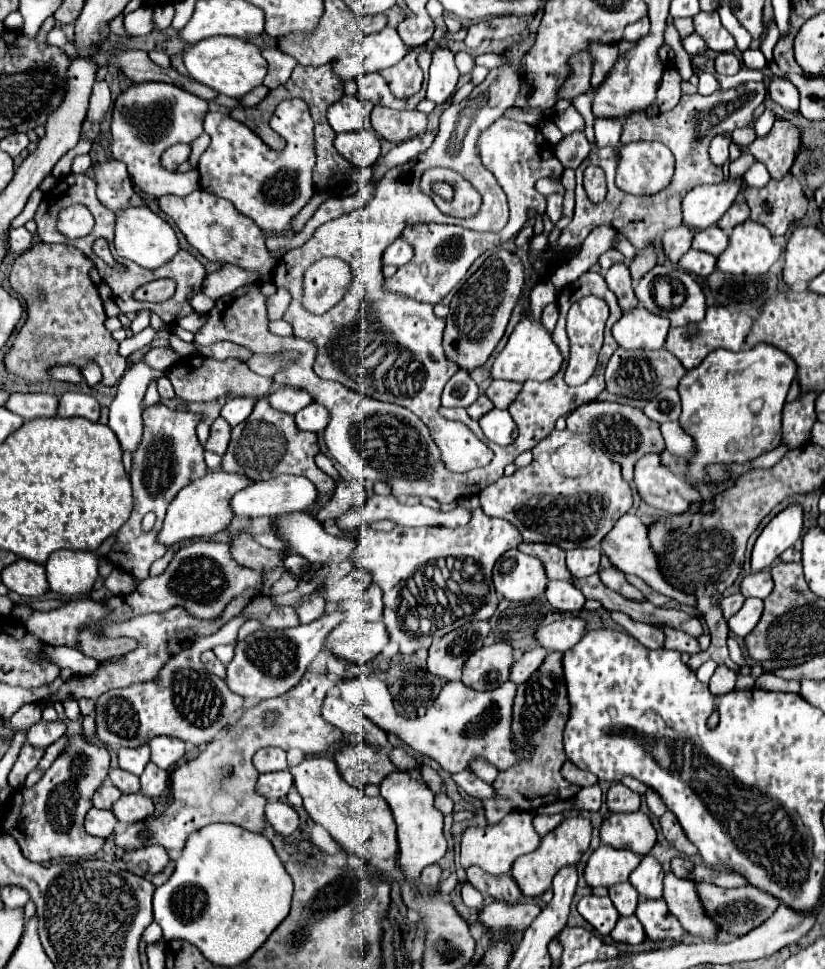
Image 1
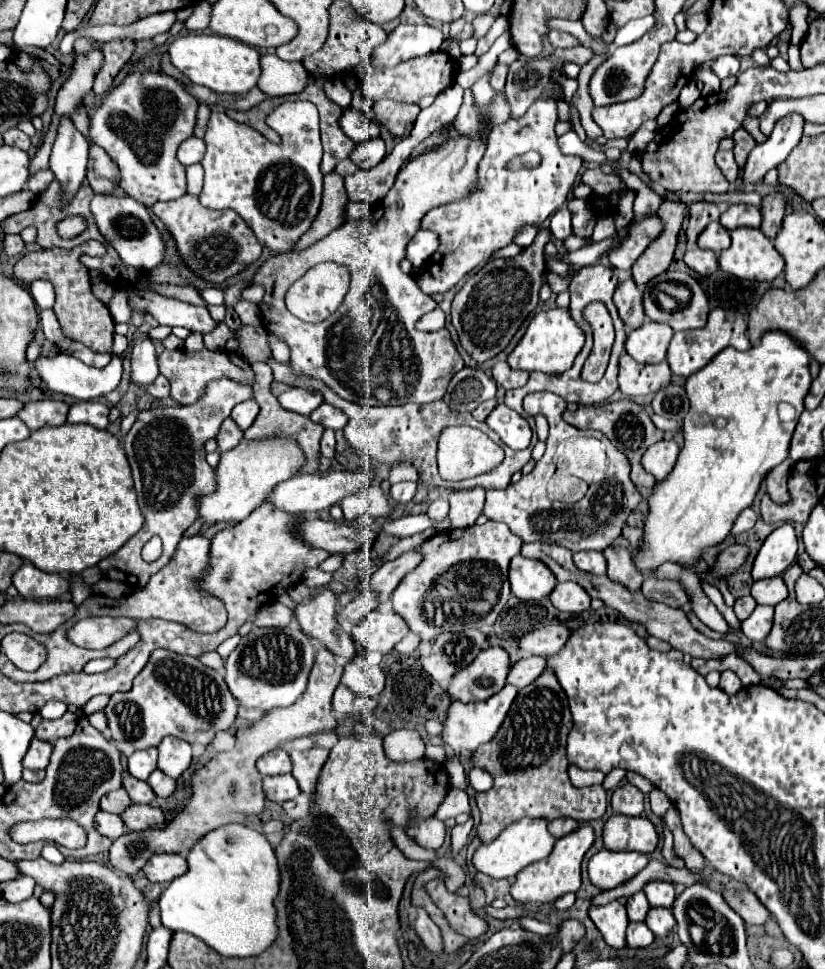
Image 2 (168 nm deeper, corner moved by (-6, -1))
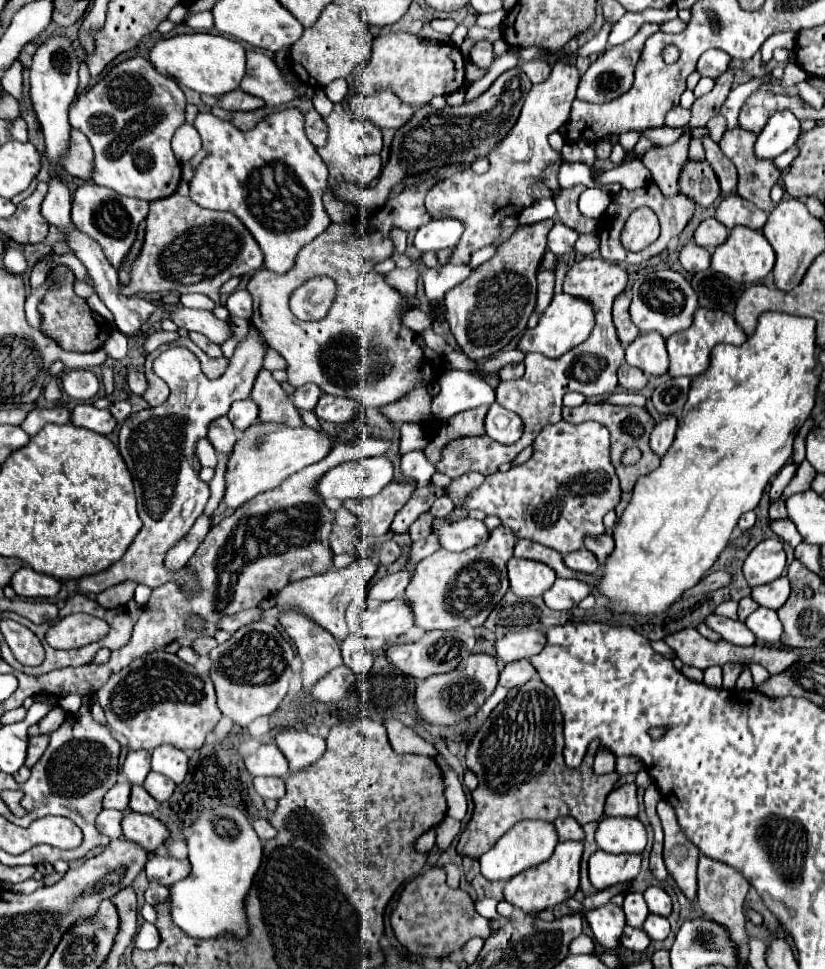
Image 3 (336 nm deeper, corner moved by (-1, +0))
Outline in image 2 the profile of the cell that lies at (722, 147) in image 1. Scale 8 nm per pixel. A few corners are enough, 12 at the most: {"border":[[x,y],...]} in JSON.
{"border":[[718,150],[716,164],[730,184],[738,180],[740,168],[732,152]]}

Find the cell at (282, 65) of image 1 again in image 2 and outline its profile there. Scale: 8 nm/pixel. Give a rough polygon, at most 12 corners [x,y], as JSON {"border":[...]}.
{"border":[[260,56],[258,88],[268,96],[304,90],[302,62]]}

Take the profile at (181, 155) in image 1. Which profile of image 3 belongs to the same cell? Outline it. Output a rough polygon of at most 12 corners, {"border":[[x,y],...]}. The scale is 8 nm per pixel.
{"border":[[189,123],[173,135],[173,153],[181,163],[201,151],[201,137]]}

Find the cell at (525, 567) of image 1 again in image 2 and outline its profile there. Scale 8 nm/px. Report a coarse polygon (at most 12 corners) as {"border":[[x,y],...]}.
{"border":[[538,560],[510,562],[510,586],[520,600],[540,600],[556,576]]}

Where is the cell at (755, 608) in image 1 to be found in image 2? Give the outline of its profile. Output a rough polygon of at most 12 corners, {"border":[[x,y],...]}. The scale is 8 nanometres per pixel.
{"border":[[756,606],[742,622],[752,642],[762,642],[772,628],[774,608]]}

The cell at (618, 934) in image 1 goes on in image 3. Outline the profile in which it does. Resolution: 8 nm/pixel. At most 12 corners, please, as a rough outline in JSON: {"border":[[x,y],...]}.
{"border":[[625,925],[621,945],[645,951],[649,937],[643,929]]}

